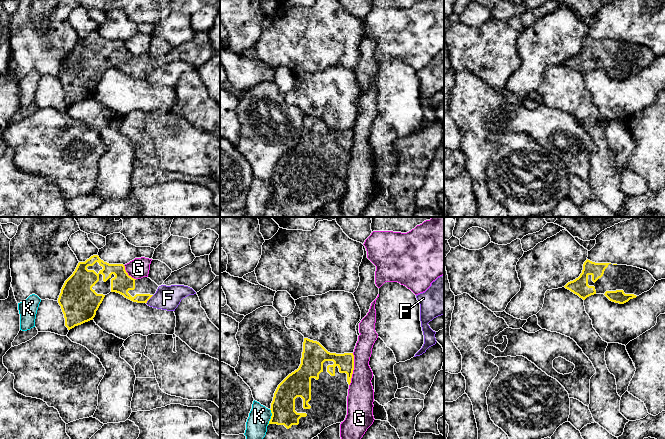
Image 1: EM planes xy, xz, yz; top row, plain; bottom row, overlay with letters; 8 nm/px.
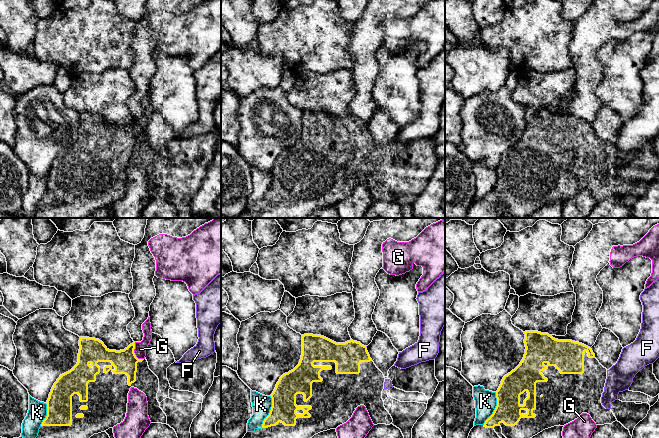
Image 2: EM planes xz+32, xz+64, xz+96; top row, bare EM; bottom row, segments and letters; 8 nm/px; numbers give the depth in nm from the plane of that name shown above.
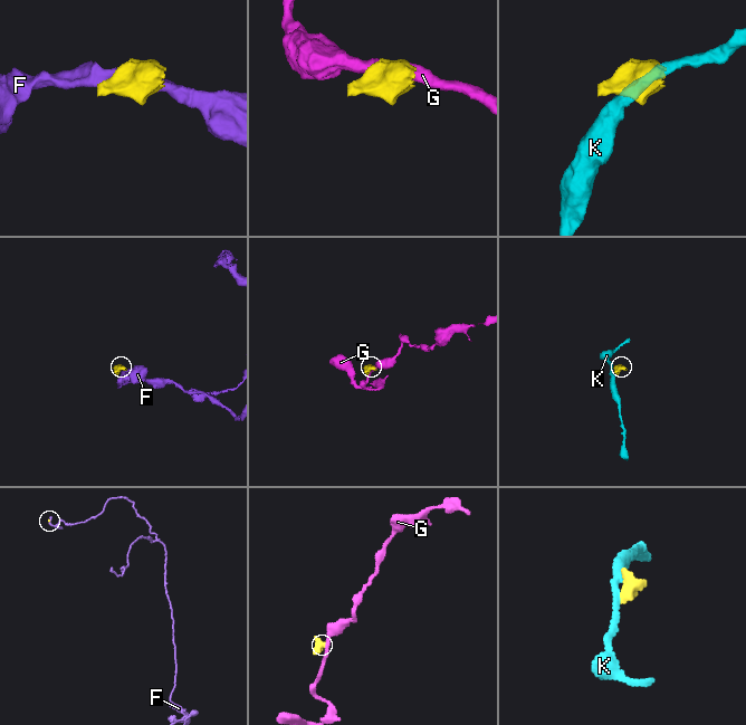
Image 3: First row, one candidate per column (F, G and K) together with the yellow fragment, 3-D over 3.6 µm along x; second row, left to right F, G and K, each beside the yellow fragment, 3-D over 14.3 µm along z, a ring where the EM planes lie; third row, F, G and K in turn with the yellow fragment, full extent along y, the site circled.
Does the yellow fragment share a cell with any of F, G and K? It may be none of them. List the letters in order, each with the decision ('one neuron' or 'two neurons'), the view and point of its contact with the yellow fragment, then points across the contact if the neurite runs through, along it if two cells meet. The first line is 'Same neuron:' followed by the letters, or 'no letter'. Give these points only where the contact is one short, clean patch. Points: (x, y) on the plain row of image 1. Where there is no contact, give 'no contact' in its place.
Same neuron: no letter
F: two neurons; meets yellow in xy at (149, 74)
G: two neurons; meets yellow in xz at (353, 145); border along xz (353, 129), (353, 149), (349, 161)
K: two neurons; meets yellow in xz at (271, 193); border along xz (270, 185), (271, 192), (267, 200)

